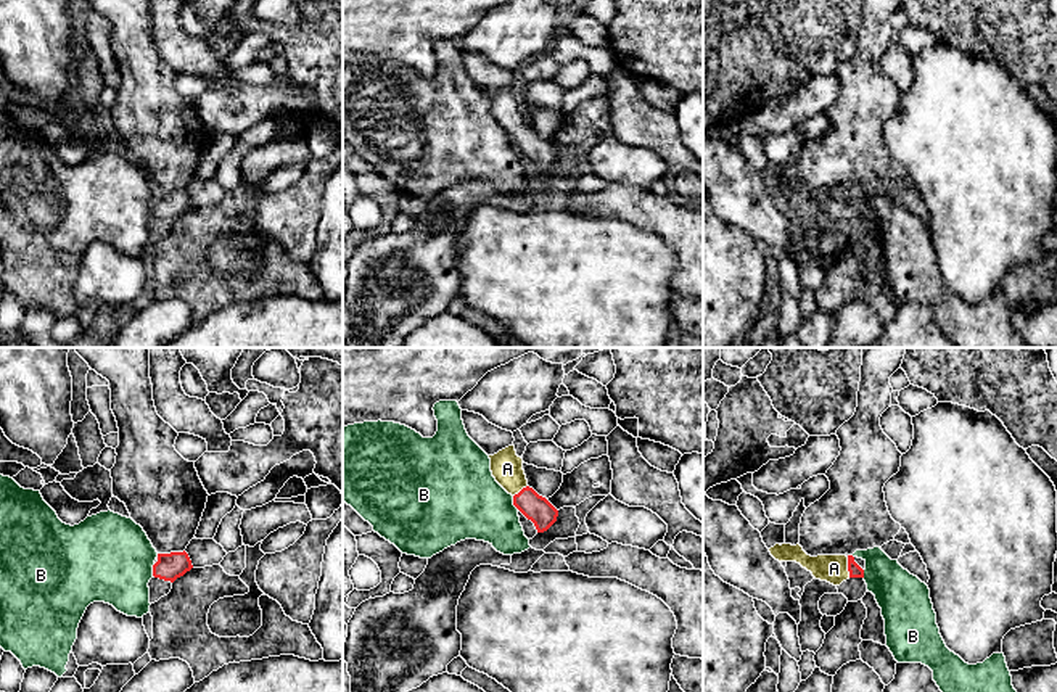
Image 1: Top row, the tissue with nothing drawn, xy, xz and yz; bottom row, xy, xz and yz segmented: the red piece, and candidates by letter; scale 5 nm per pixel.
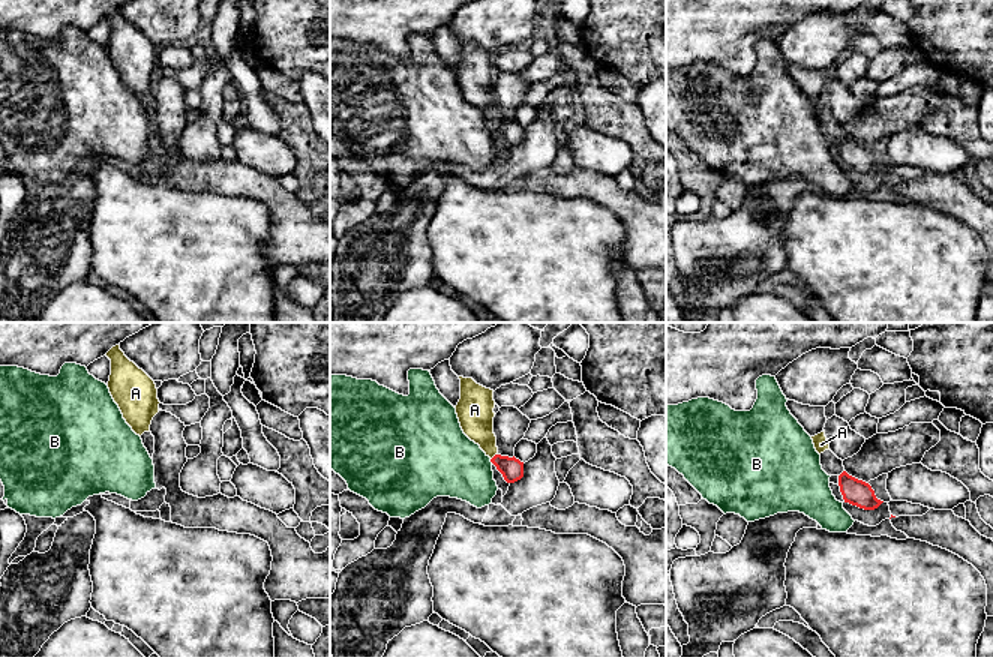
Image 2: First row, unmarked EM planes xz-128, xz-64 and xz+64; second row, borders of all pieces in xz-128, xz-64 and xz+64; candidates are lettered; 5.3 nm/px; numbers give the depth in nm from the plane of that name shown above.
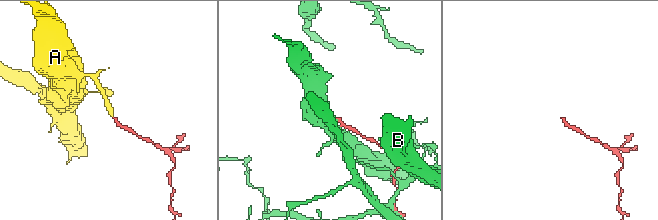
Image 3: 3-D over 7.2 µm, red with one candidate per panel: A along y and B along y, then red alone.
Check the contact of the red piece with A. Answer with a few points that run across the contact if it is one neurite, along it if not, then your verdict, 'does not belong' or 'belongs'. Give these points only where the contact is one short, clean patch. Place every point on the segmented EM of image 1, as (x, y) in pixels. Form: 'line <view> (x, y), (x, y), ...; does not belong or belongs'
line yz (855, 570), (848, 567), (834, 568); belongs

